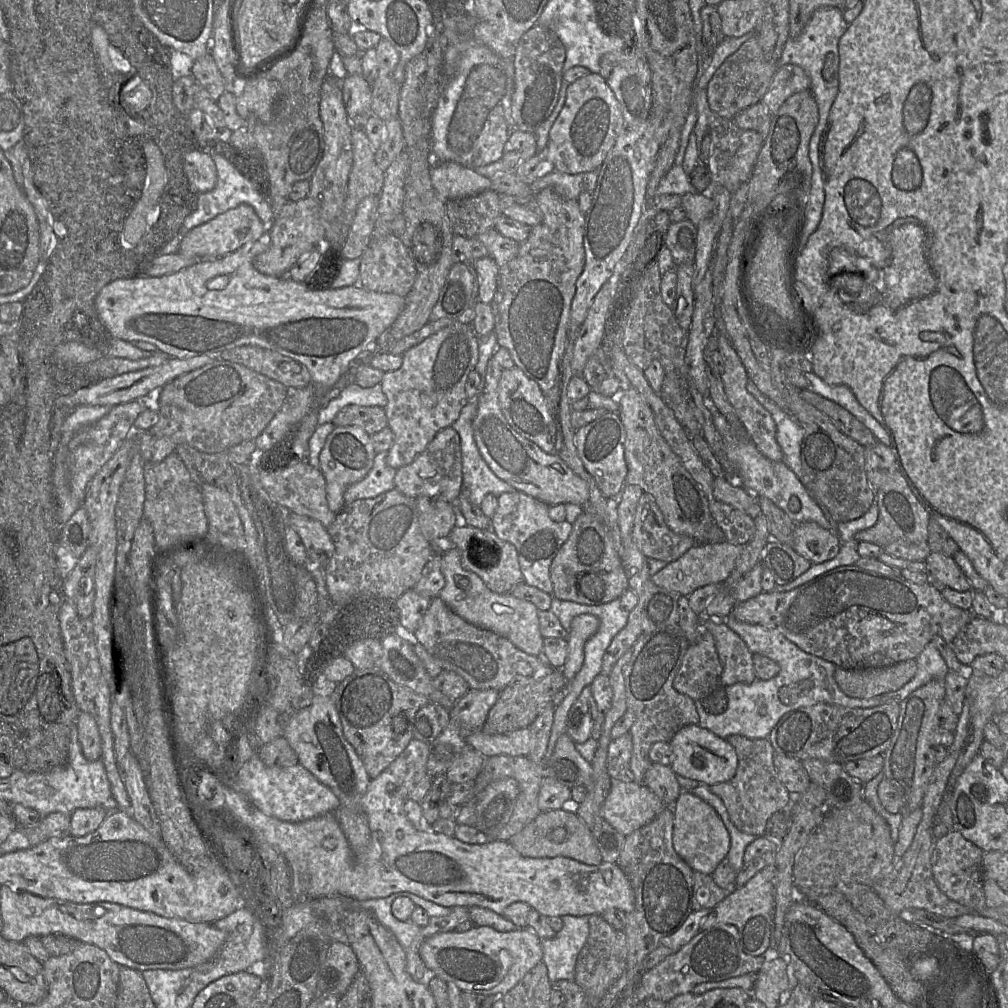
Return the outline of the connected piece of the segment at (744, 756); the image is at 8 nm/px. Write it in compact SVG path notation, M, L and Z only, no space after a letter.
M734 734L726 740L737 753L737 771L731 780L711 785L709 789L723 801L731 821L740 831L763 836L771 816L789 808L796 801L795 795L800 794L791 794L779 779L774 765L775 750L768 738L751 739Z

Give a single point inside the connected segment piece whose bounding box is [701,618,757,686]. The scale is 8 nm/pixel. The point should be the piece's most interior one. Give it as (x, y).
(736, 659)

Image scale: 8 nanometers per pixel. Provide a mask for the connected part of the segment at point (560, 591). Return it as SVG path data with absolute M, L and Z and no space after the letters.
M583 511L572 525L572 532L550 565L552 596L585 605L602 605L621 598L629 589L628 579L606 524Z

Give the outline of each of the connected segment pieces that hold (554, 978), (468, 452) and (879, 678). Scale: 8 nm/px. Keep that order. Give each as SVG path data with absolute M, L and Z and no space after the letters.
M561 916L562 929L553 938L542 939L542 961L547 966L551 984L575 979L578 955L589 935L590 916Z
M478 398L471 399L452 427L461 441L463 488L469 491L470 502L480 506L487 494L499 497L515 488L493 473L477 448L472 427L477 405Z
M909 659L880 668L836 667L834 678L846 695L855 698L872 698L900 689L914 677L916 671L916 659Z

